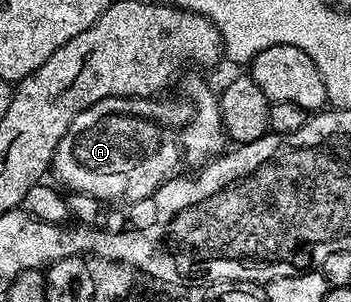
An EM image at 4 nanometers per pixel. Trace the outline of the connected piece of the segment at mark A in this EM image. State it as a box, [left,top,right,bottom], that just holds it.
[49,96,193,204]

